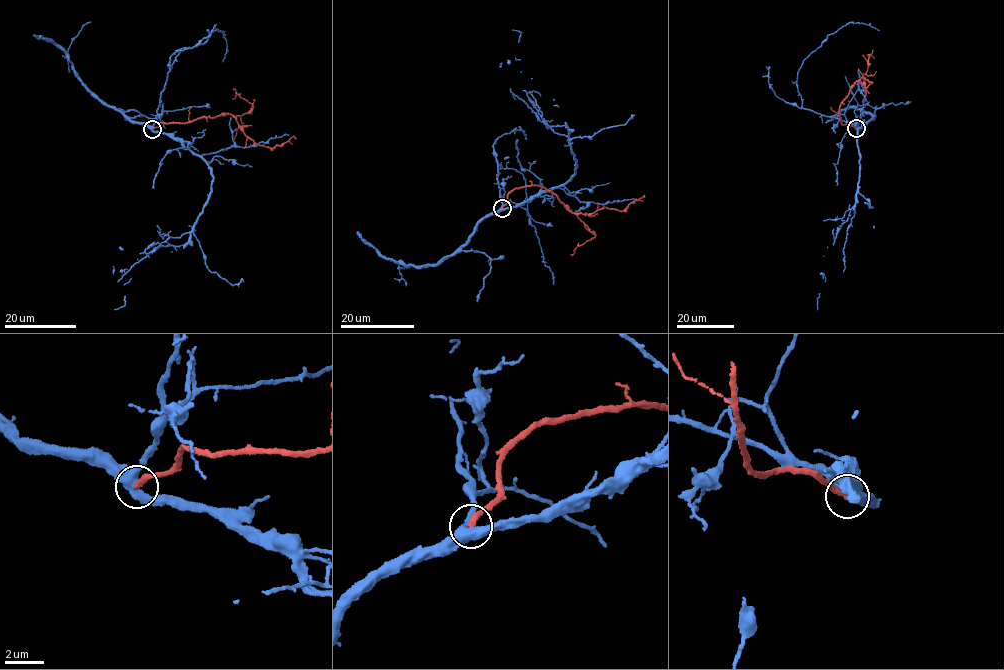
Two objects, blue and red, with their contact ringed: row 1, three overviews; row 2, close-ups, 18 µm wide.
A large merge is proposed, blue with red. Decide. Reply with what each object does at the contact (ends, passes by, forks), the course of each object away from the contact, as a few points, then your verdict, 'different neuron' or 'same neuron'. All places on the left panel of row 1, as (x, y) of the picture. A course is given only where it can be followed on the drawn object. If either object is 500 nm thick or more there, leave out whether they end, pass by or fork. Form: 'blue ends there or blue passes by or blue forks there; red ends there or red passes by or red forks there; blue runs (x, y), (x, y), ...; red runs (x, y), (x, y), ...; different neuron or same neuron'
blue forks there; red ends there; blue runs (152, 129), (205, 162), (211, 194), (194, 230), (137, 259), (124, 284), (125, 305), (114, 309); red runs (152, 129), (161, 122), (188, 122), (232, 114), (242, 131), (266, 147), (296, 138); different neuron

